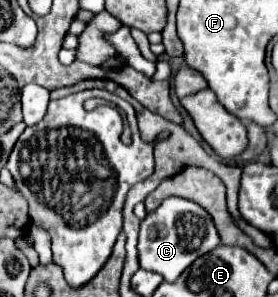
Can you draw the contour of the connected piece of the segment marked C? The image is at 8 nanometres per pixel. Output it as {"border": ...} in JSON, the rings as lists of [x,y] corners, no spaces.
{"border":[[[168,197],[166,201],[162,201],[162,205],[154,211],[154,213],[148,213],[146,219],[142,221],[140,225],[140,239],[138,239],[138,259],[140,259],[140,267],[142,269],[148,269],[148,271],[156,271],[164,277],[164,281],[176,281],[180,277],[180,273],[194,261],[198,259],[200,255],[212,251],[214,247],[218,247],[220,243],[220,237],[214,229],[214,223],[210,219],[210,215],[200,207],[200,205],[194,205],[192,201],[186,201],[186,199],[180,199],[180,197]]]}

